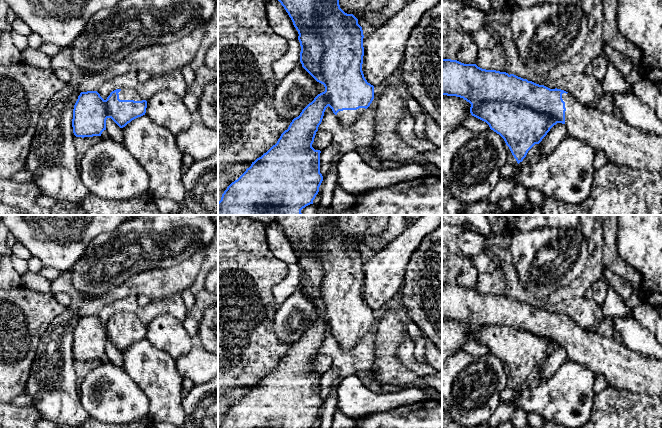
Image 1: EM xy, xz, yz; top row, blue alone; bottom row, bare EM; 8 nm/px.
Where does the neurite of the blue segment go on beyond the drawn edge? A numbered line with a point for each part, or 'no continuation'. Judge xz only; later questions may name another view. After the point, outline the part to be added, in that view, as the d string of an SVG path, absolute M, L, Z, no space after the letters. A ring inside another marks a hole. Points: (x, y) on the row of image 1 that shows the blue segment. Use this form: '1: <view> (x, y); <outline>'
1: xz (346, 117); M365 108L343 110L339 111L336 116L341 124L345 126L354 126L354 124L362 117L365 110Z

